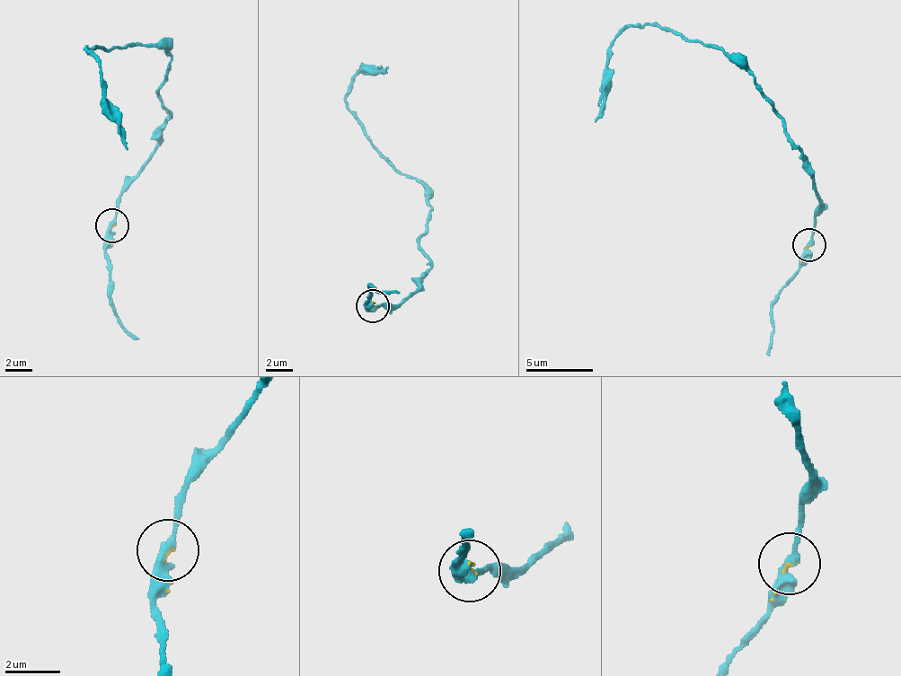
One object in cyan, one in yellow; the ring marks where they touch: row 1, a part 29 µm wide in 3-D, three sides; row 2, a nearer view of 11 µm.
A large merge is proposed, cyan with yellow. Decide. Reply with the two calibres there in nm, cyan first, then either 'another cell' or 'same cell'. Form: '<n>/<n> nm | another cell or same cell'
320/90 nm | same cell

